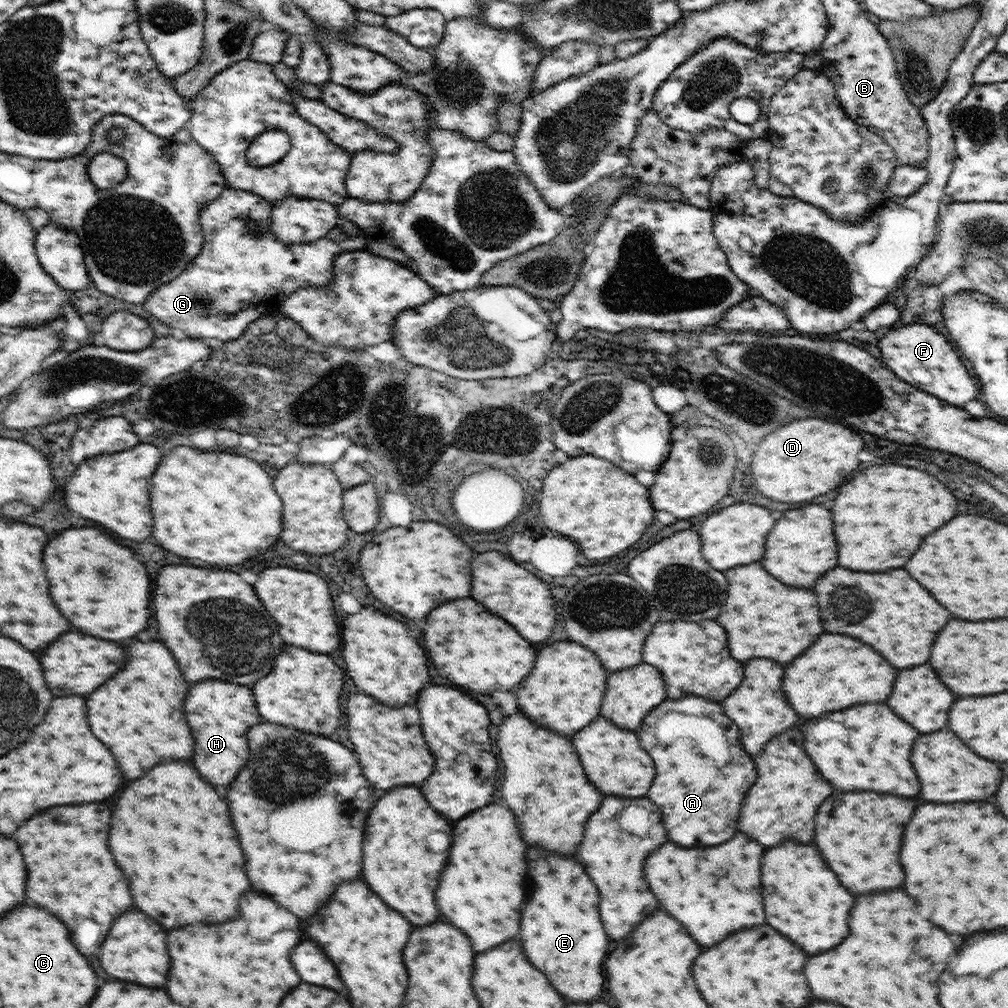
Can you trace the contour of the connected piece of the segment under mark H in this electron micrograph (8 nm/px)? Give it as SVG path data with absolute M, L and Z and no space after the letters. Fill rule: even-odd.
M204 680L190 688L186 696L186 720L194 736L194 764L200 776L214 786L228 786L238 770L248 762L246 730L256 726L260 716L252 690L224 680Z

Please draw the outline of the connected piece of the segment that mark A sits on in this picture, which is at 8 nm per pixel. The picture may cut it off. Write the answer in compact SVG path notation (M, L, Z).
M684 696L678 700L668 698L644 718L638 738L656 764L656 778L646 796L660 806L668 838L686 848L714 846L730 840L738 832L742 800L748 788L756 782L756 766L750 754L742 748L738 726L724 714L724 708L718 702L704 700L702 696Z

